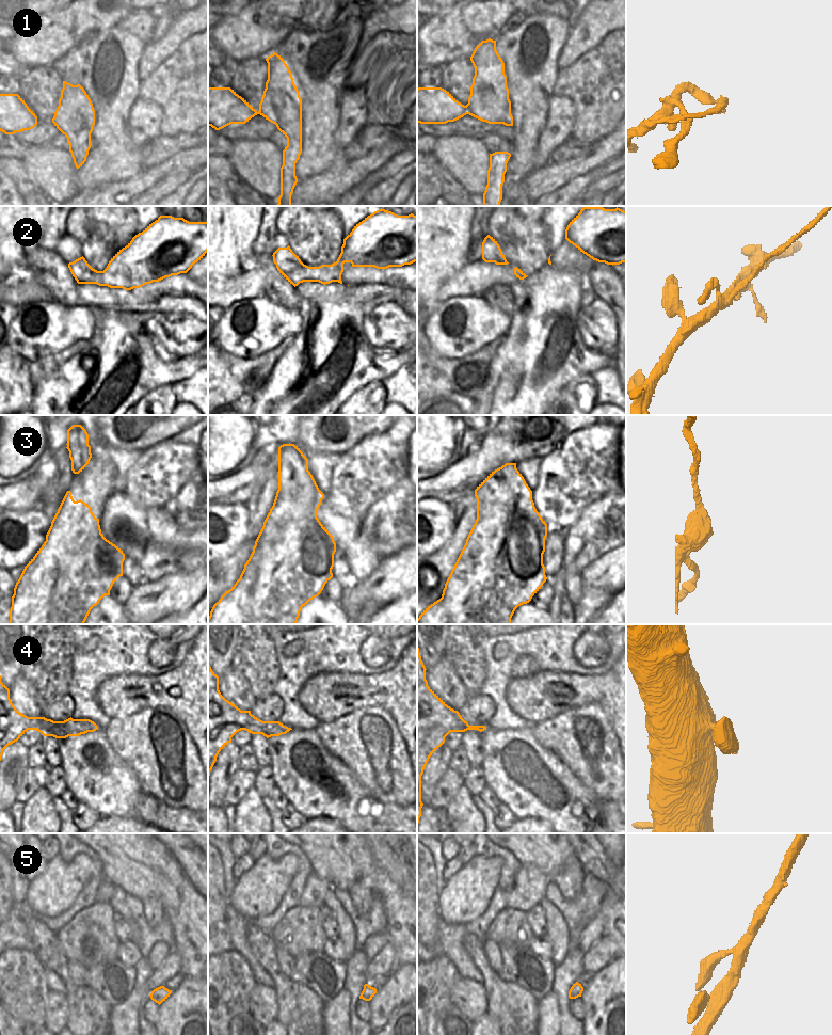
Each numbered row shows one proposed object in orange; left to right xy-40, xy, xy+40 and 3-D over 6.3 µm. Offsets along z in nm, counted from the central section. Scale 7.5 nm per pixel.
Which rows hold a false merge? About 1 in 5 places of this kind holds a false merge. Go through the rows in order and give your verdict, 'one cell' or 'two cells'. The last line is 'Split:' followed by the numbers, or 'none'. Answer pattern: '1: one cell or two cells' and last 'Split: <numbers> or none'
1: one cell
2: two cells
3: two cells
4: one cell
5: one cell
Split: 2, 3

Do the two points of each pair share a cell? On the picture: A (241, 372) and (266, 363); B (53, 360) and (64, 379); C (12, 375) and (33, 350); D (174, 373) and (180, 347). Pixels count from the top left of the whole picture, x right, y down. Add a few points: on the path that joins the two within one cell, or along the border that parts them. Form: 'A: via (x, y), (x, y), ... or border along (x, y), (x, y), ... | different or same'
A: via (248, 370), (259, 368) | same
B: border along (79, 354), (70, 357), (56, 372), (37, 383) | different
C: border along (11, 349), (28, 362) | different
D: border along (159, 340), (174, 355), (192, 355), (196, 353) | different

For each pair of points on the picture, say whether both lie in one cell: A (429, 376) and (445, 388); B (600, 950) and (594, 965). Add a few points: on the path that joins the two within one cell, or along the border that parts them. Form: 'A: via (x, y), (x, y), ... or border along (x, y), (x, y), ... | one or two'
A: via (433, 380), (441, 386) | one
B: via (600, 953), (594, 961) | one

